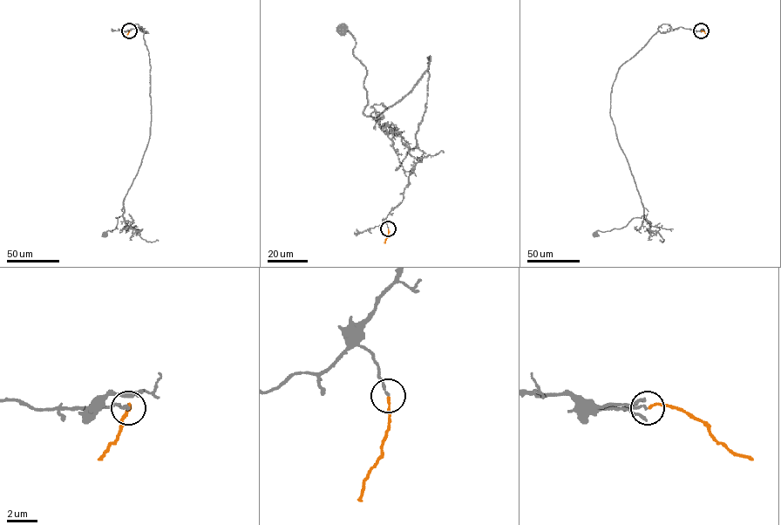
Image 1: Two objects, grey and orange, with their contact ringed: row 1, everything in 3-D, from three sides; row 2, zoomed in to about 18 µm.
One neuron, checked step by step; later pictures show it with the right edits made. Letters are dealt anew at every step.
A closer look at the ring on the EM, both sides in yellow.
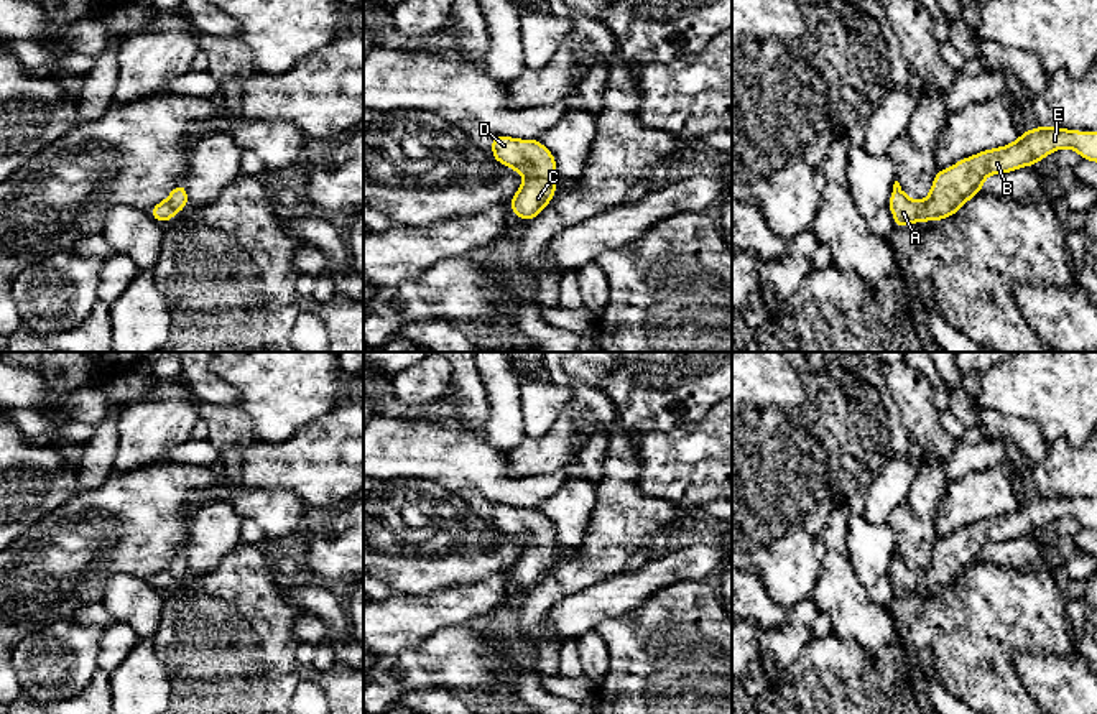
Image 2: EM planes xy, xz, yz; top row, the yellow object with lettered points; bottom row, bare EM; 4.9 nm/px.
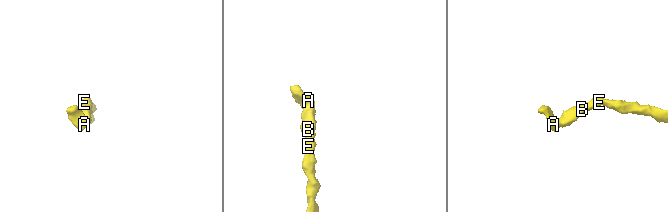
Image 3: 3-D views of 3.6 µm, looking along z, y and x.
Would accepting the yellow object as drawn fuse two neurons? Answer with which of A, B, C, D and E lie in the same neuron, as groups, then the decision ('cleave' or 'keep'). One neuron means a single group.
groups A B C D E; keep

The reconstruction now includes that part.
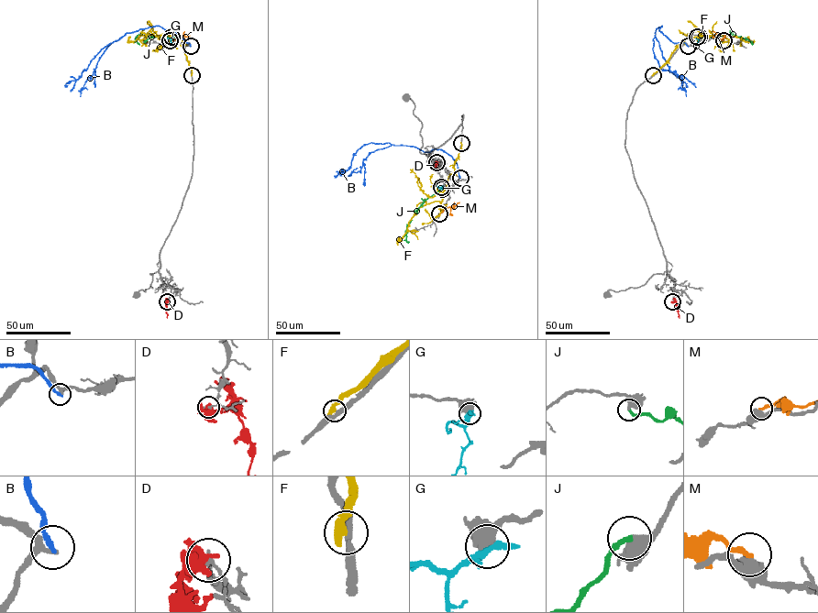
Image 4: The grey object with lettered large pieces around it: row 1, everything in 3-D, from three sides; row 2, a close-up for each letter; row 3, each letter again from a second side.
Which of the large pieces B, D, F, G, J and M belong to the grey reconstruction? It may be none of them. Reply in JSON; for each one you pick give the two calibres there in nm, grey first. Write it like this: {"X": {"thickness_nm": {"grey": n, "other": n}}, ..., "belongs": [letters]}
{"J": {"thickness_nm": {"grey": 550, "other": 260}}, "belongs": ["J"]}

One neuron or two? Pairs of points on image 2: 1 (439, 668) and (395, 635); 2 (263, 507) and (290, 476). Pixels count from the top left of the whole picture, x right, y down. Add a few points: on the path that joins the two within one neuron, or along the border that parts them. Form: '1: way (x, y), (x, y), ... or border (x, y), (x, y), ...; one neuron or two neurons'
1: border (444, 627), (416, 645), (392, 655), (380, 655); two neurons
2: border (240, 476), (249, 487), (293, 492), (310, 512); two neurons

